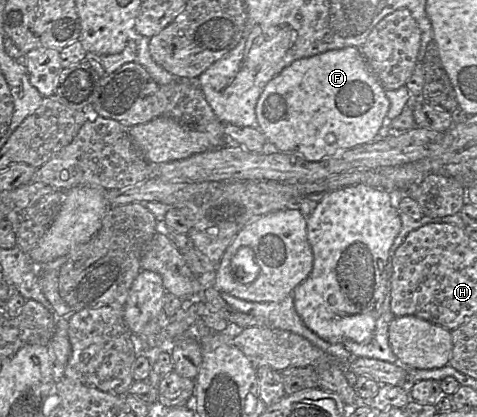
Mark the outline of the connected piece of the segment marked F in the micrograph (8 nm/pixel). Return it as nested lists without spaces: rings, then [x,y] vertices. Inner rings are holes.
[[[360,49],[330,50],[294,61],[266,84],[256,104],[257,127],[277,151],[299,154],[308,161],[321,161],[391,134],[391,127],[386,124],[390,103],[385,91]],[[330,133],[337,137],[334,143],[326,140]]]

